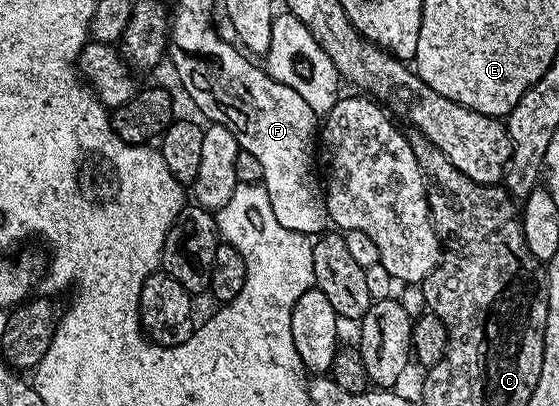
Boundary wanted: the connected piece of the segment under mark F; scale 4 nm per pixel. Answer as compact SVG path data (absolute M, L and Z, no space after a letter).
M216 34L210 36L211 59L202 59L199 55L190 55L187 51L172 50L169 55L175 62L175 71L183 82L189 98L195 102L195 107L204 115L204 120L220 123L233 133L239 142L240 151L253 153L261 165L263 174L262 184L267 188L269 201L273 207L273 217L285 229L298 235L318 237L328 230L327 200L322 186L315 187L315 179L311 176L311 155L307 150L311 147L311 138L317 135L317 116L313 109L297 89L289 89L267 74L262 66L259 67L236 44L226 43Z

